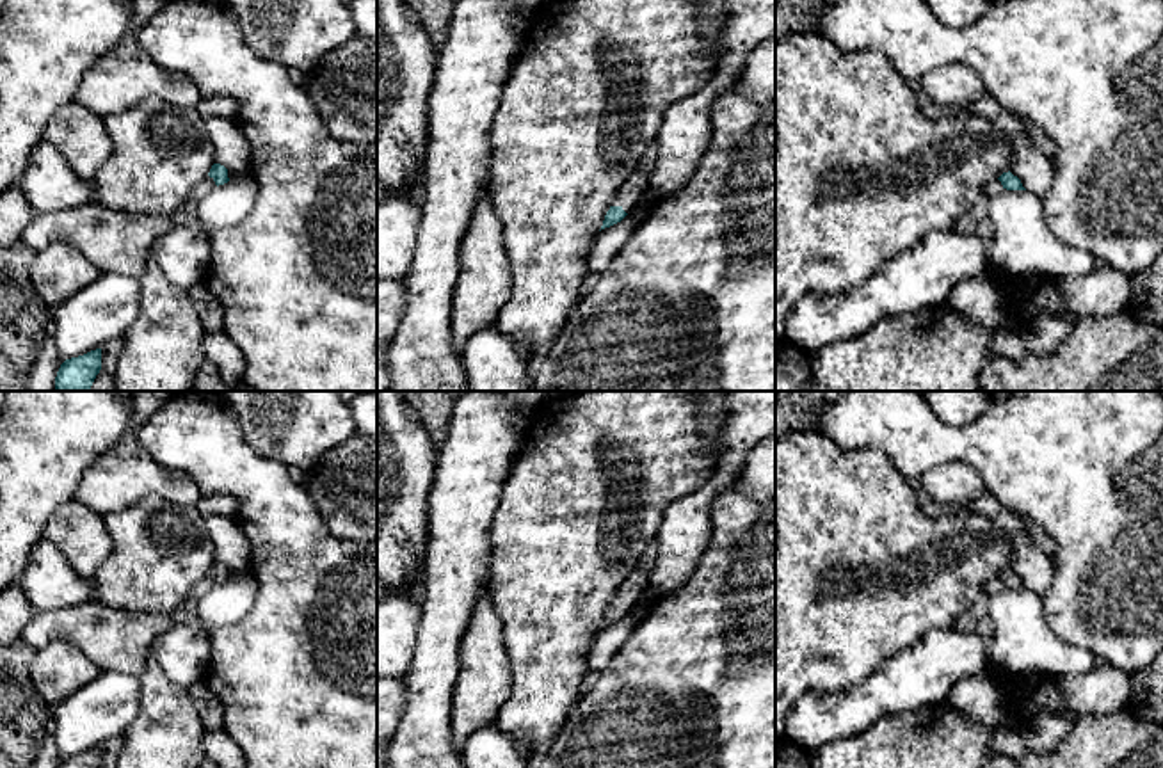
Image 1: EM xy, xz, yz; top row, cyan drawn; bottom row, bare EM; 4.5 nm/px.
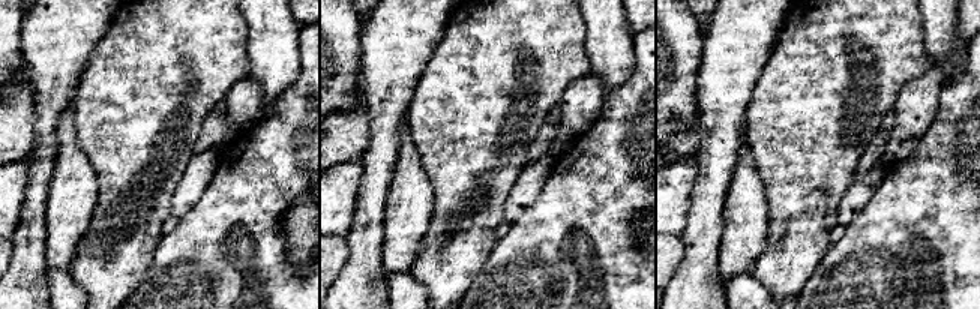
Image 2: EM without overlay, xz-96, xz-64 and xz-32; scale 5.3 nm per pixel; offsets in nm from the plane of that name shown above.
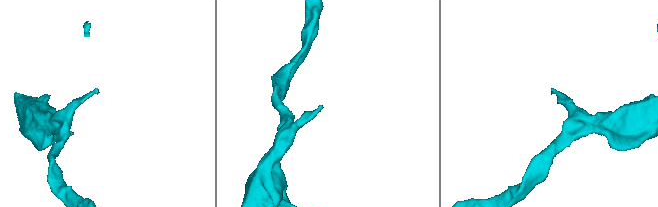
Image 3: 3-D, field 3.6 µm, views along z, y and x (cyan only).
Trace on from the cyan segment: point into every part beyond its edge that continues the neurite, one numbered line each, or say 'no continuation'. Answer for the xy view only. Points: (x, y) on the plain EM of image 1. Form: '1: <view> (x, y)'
1: xy (208, 582)

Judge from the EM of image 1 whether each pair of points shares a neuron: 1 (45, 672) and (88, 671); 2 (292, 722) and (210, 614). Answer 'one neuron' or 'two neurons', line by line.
1: one neuron
2: two neurons

